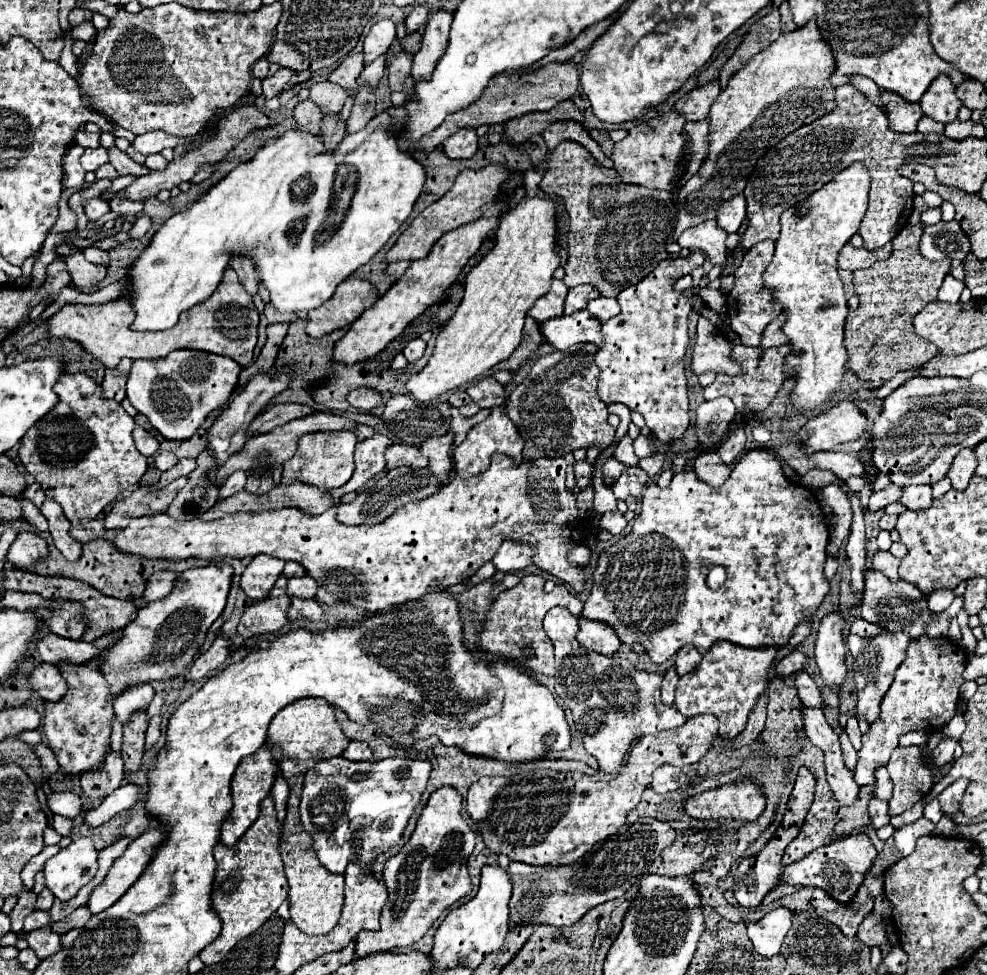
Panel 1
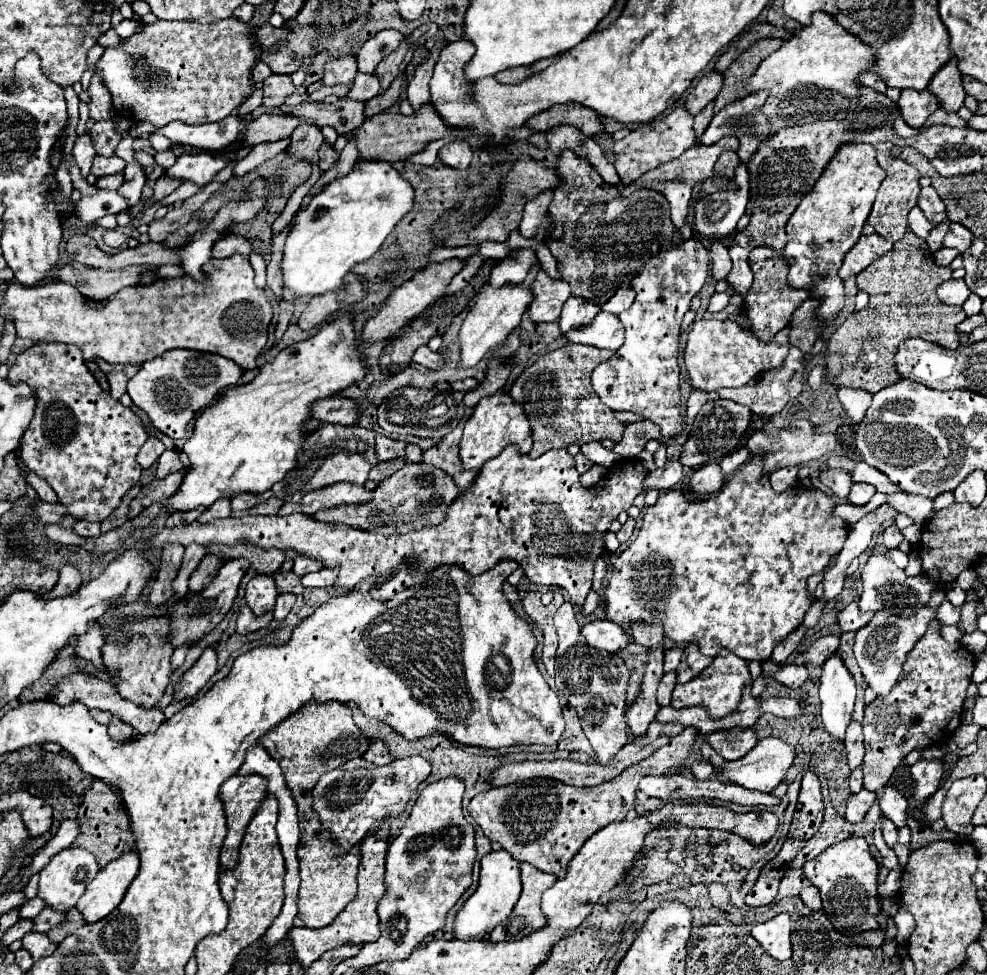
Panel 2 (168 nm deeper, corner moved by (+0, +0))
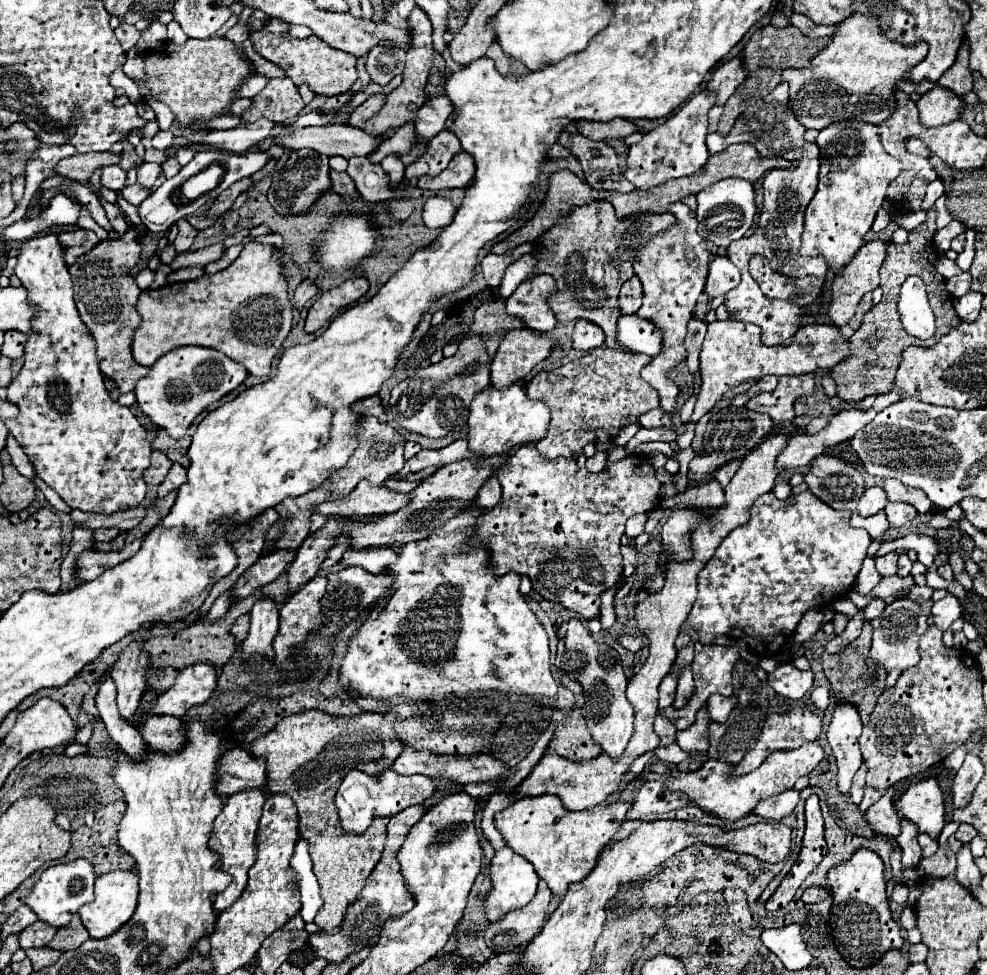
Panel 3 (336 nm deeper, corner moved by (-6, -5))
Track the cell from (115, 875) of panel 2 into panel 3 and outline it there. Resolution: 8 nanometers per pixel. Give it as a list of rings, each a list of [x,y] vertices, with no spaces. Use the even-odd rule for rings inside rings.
[[[113,870],[113,872],[97,876],[97,880],[95,880],[95,900],[81,906],[81,910],[79,910],[79,916],[85,924],[85,928],[89,930],[91,938],[105,938],[105,936],[113,934],[131,918],[131,914],[137,906],[137,894],[139,894],[137,880],[139,878],[133,870]]]

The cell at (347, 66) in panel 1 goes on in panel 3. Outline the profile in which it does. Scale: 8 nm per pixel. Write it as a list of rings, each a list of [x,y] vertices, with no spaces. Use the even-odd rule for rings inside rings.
[[[273,18],[263,30],[253,32],[251,42],[259,54],[263,54],[273,64],[279,64],[297,86],[307,82],[315,94],[335,96],[347,92],[357,80],[357,68],[355,68],[357,58],[353,54],[345,54],[341,50],[333,50],[325,46],[325,42],[321,42],[321,38],[317,36],[309,36],[305,40],[291,38],[287,32],[287,24],[277,18]]]

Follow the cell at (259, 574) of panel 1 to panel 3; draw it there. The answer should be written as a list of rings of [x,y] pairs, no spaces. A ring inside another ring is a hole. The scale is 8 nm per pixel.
[[[259,598],[255,602],[253,610],[251,610],[251,630],[249,630],[249,636],[247,636],[247,640],[241,642],[243,652],[245,654],[257,652],[257,654],[265,654],[265,656],[271,658],[273,656],[271,644],[273,644],[273,638],[277,636],[277,632],[279,632],[279,606],[271,598]]]

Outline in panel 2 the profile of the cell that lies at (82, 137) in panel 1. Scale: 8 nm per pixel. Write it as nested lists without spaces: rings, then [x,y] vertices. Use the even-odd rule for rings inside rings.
[[[97,121],[93,125],[93,129],[89,131],[89,135],[91,135],[93,145],[97,149],[97,155],[109,155],[109,157],[115,155],[115,149],[121,141],[121,135],[117,133],[113,121]]]

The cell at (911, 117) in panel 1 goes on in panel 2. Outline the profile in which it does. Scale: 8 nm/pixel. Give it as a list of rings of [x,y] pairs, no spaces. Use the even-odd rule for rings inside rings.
[[[903,89],[901,99],[897,101],[901,115],[909,127],[923,127],[927,117],[933,115],[939,109],[939,99],[931,93],[925,91],[915,91],[915,89]]]

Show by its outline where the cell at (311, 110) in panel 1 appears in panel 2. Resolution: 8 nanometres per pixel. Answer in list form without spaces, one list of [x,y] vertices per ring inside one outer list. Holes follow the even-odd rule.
[[[301,125],[291,135],[291,143],[287,147],[287,153],[295,155],[299,161],[315,161],[319,147],[323,145],[323,135],[313,125]]]

